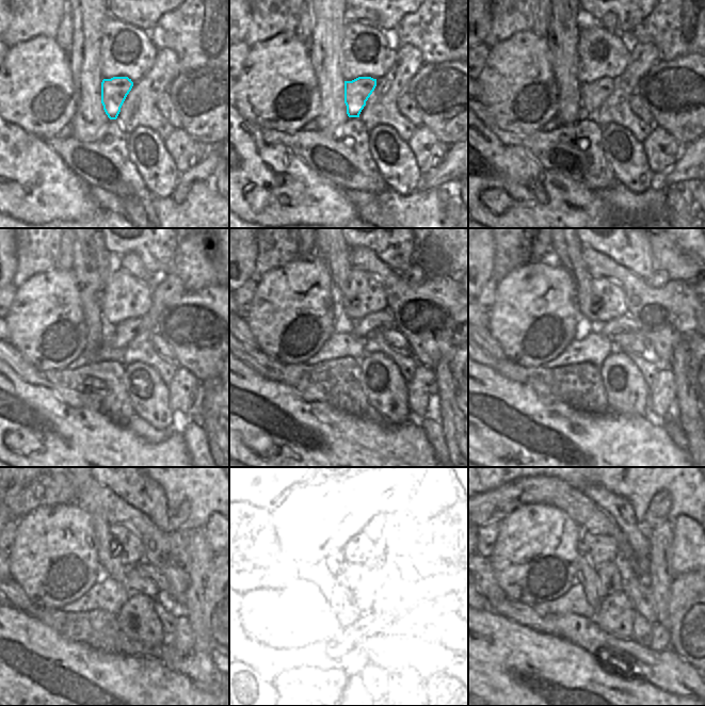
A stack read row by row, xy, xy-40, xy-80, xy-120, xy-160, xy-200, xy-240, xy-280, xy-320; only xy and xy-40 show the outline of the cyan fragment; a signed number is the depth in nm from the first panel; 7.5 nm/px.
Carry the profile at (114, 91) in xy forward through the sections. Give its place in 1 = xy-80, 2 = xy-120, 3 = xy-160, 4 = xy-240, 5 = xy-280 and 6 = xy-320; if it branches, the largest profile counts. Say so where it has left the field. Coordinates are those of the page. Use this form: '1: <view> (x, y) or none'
1: xy-80 (593, 94)
2: xy-120 (118, 335)
3: xy-160 (372, 324)
4: xy-240 (144, 568)
5: xy-280 (398, 589)
6: xy-320 (636, 587)

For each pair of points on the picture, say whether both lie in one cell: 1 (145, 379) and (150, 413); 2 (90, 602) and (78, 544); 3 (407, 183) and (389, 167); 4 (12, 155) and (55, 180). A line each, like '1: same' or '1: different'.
1: same
2: different
3: same
4: same

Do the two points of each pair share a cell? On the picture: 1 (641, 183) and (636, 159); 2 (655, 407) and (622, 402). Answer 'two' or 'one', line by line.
1: one
2: two

